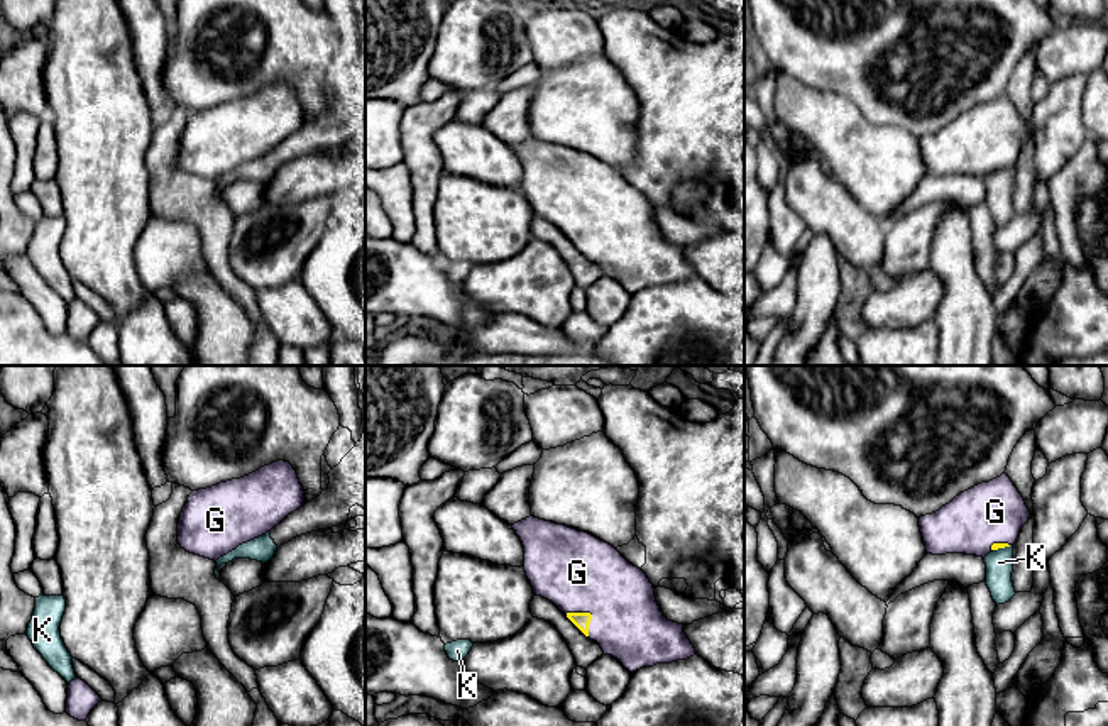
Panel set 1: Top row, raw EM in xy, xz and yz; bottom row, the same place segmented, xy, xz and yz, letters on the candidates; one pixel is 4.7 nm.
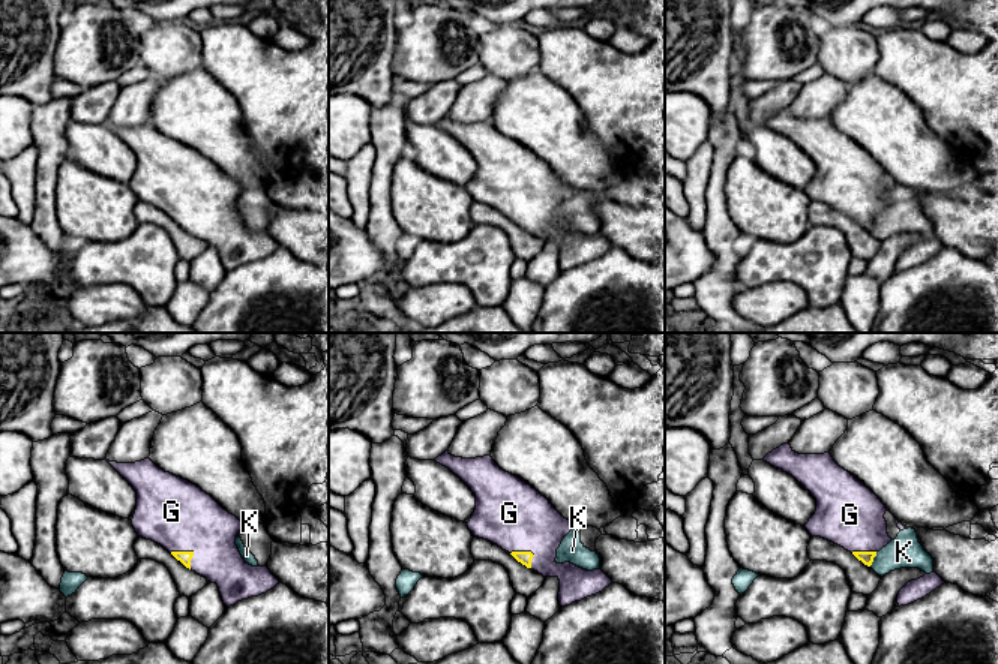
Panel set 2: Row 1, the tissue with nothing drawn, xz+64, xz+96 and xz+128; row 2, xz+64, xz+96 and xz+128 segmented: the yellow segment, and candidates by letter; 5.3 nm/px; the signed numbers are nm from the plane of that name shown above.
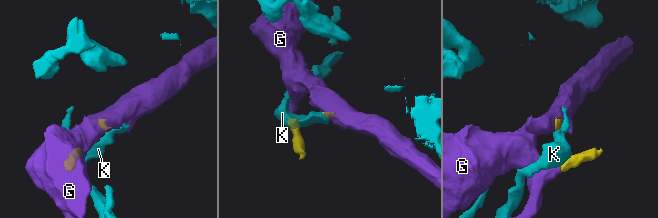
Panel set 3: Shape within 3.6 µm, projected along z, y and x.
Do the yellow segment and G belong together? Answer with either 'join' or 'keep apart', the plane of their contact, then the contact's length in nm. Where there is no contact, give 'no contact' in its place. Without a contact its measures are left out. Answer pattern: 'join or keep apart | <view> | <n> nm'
join | xz | 160 nm

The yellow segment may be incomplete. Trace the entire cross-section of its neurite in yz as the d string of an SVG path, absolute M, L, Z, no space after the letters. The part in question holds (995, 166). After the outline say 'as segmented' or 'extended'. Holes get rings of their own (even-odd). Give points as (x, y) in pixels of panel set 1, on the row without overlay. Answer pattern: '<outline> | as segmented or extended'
M1001 95L990 103L981 103L961 113L939 132L920 137L919 147L927 174L966 174L985 179L993 171L1013 166L1020 151L1028 142L1028 137L1030 132L1022 115L1013 107L1012 100Z | extended

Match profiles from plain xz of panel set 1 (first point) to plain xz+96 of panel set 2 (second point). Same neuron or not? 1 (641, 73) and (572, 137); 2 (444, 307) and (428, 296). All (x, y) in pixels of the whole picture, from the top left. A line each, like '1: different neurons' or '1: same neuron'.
1: different neurons
2: different neurons

